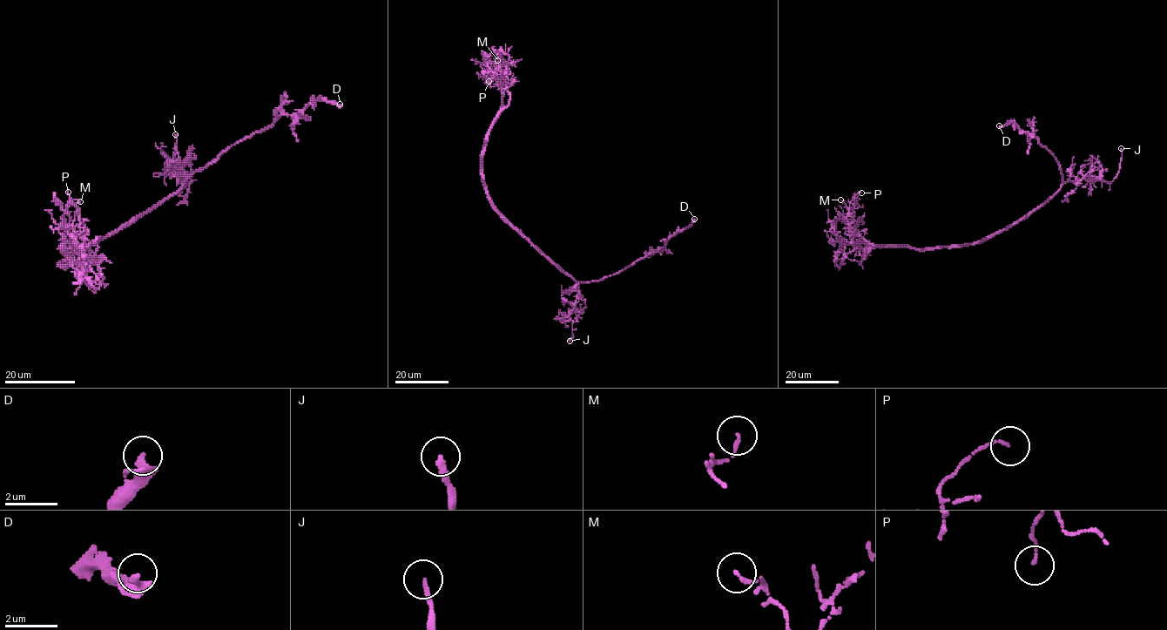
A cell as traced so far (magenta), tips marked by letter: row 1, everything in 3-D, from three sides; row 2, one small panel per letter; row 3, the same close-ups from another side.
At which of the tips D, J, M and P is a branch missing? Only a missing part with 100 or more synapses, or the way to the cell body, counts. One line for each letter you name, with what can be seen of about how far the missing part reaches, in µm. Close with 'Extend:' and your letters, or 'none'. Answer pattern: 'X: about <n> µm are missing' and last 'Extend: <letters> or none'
J: about 45 µm are missing
Extend: J

